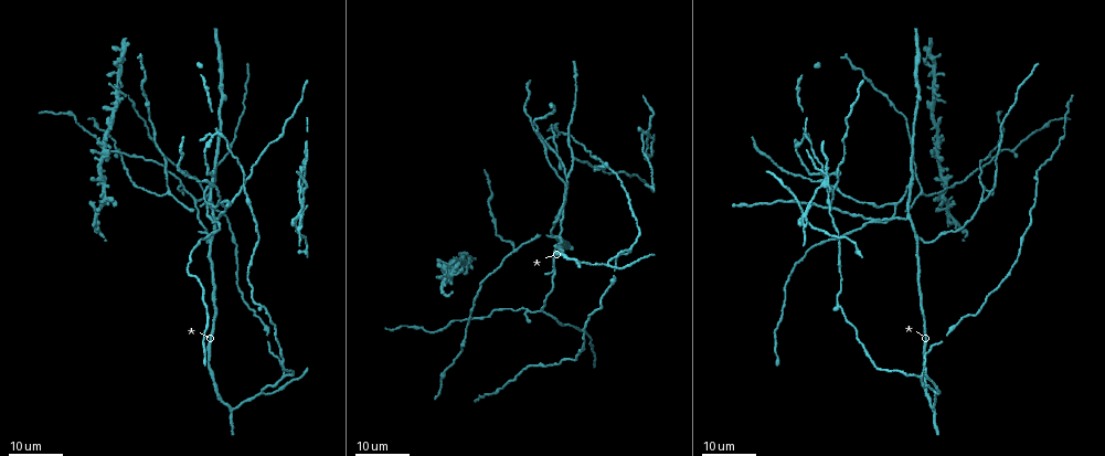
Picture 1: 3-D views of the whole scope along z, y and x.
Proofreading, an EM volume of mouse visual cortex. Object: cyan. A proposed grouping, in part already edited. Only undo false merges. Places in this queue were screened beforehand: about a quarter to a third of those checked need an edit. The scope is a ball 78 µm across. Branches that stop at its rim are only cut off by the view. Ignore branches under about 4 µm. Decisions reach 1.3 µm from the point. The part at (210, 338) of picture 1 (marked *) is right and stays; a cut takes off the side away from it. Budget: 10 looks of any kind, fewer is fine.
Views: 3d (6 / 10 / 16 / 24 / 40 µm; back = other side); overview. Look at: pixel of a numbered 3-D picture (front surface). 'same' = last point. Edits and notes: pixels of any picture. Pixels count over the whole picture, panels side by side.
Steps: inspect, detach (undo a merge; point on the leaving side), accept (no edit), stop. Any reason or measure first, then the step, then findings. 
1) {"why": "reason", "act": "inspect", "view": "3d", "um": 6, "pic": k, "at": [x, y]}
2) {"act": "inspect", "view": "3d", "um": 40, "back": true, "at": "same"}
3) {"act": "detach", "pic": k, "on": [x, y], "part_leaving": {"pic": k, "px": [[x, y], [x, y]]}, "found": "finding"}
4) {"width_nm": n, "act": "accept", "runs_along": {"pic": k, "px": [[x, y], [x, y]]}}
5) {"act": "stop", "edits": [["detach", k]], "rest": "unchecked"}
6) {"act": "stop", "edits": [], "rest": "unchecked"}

{"why": "calibre changes", "act": "inspect", "view": "3d", "um": 16, "pic": 1, "at": [858, 215]}

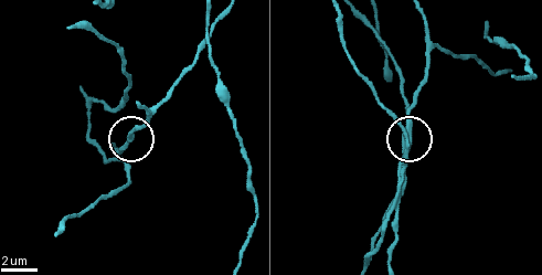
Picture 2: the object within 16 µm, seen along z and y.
{"act": "inspect", "view": "3d", "um": 6, "at": "same"}

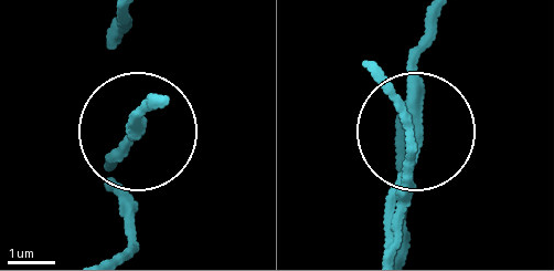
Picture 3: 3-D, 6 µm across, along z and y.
{"act": "accept", "runs_along": {"pic": 3, "px": [[110, 166], [147, 111]]}, "found": "all the same cell"}

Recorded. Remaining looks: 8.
{"why": "branch point", "act": "inspect", "view": "3d", "um": 24, "pic": 1, "at": [558, 219]}

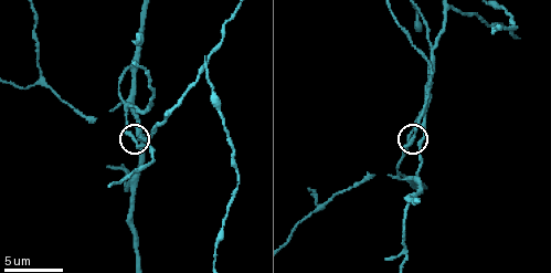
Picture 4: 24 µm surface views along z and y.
{"act": "inspect", "view": "3d", "um": 6, "pic": 4, "at": [135, 139]}

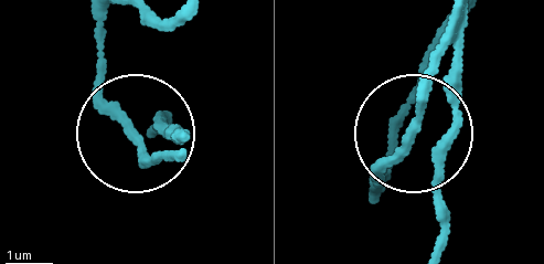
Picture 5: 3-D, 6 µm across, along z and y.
{"width_nm": 160, "act": "accept", "runs_along": {"pic": 5, "px": [[436, 246], [440, 175], [416, 135], [381, 182]]}, "found": "all the same cell"}

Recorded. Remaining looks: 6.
{"why": "thick turns thin", "act": "inspect", "view": "3d", "um": 6, "pic": 4, "at": [214, 88]}

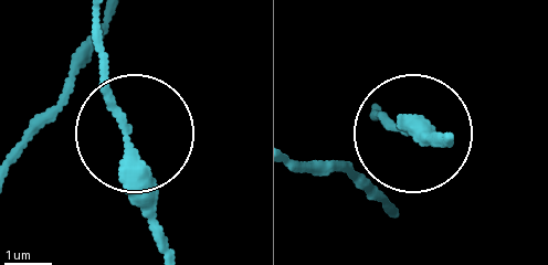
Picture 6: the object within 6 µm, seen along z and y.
{"act": "accept", "found": "continuous, no second cell"}

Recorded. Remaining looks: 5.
{"why": "branch point", "act": "inspect", "view": "3d", "um": 10, "pic": 4, "at": [319, 209]}

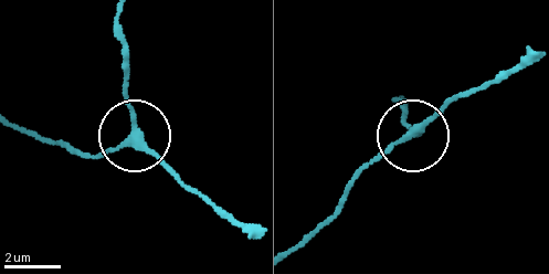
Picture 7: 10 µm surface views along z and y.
{"act": "inspect", "view": "3d", "um": 6, "pic": 7, "at": [137, 129]}

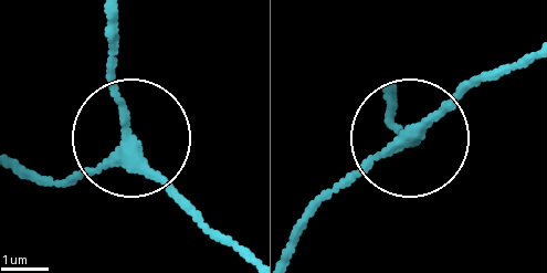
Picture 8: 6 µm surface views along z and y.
{"arms": 3, "act": "accept", "found": "continuous, no second cell"}

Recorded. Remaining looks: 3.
{"why": "arms part here", "act": "inspect", "view": "3d", "um": 10, "pic": 4, "at": [131, 180]}

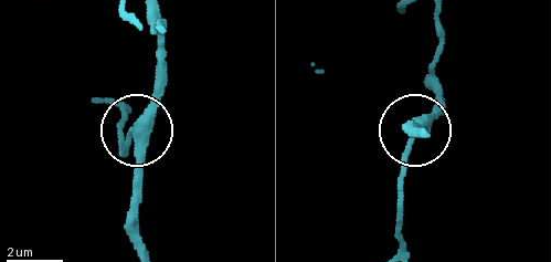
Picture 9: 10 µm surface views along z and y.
{"act": "inspect", "view": "3d", "um": 6, "pic": 9, "at": [136, 129]}

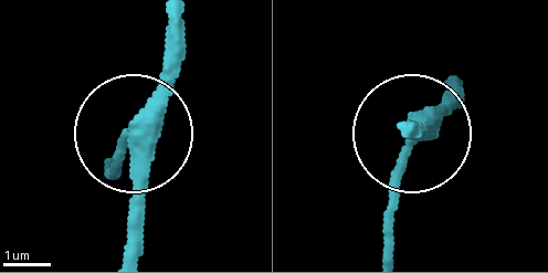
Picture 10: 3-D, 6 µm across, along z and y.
{"width_nm": 330, "act": "accept", "found": "continuous, no second cell"}

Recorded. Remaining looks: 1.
{"act": "stop", "edits": [], "rest": "unchecked"}

